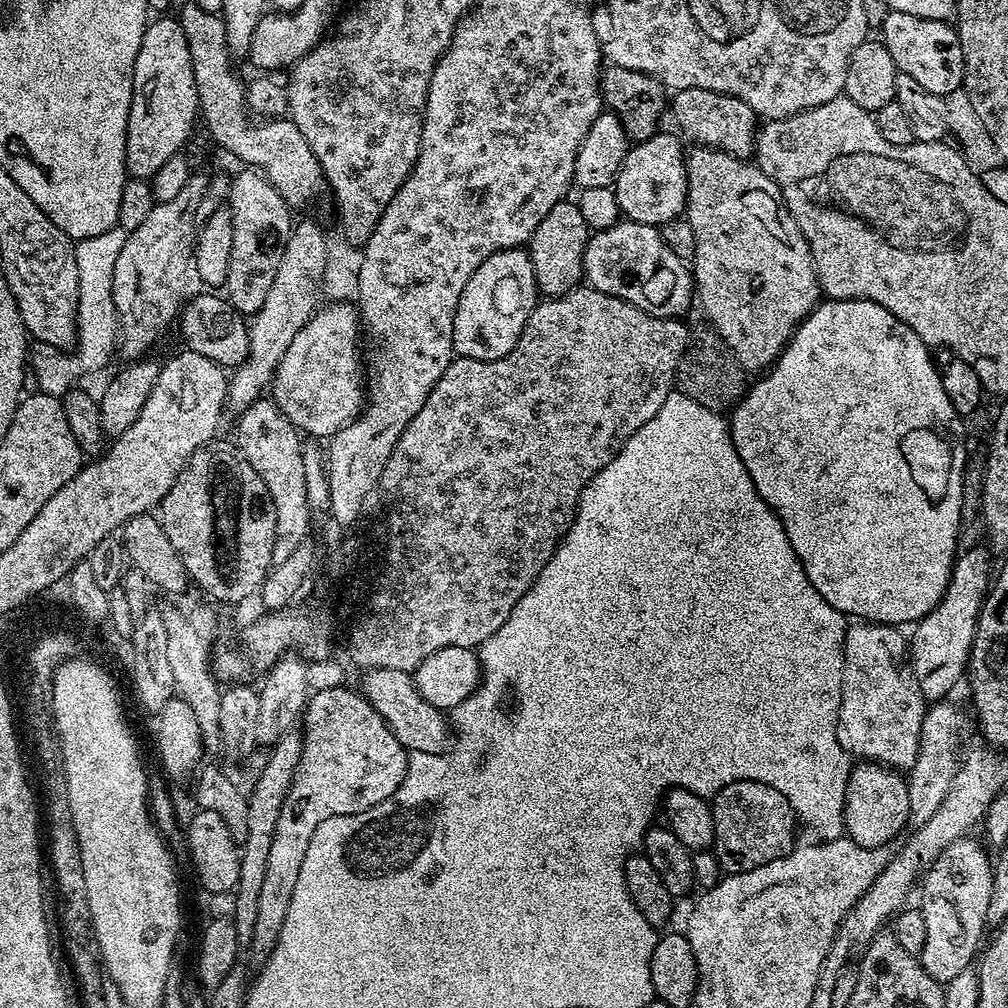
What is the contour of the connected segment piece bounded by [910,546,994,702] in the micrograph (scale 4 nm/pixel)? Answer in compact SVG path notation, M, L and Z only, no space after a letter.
M981 546L981 548L972 548L969 552L961 551L957 555L956 563L952 566L952 573L950 574L950 583L946 586L946 590L942 594L942 598L938 602L938 606L933 610L928 616L923 616L920 620L917 620L914 627L910 632L910 663L912 666L912 674L916 677L916 685L919 686L920 692L924 695L925 701L935 702L938 700L943 700L949 695L948 691L955 686L956 683L963 681L965 679L966 673L968 671L968 657L972 654L972 643L974 642L974 634L976 633L976 623L980 617L980 611L984 605L984 600L988 596L988 590L990 587L990 577L994 572L994 564L992 568L993 557L990 555L989 549L987 547Z

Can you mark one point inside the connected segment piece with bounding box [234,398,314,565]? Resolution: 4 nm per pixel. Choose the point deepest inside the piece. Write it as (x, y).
(264, 437)

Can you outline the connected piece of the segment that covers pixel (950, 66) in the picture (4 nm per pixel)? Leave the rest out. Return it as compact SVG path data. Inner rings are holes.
M890 10L878 27L878 32L886 50L890 50L890 58L894 58L896 71L910 74L910 78L915 78L921 86L930 90L930 94L946 97L962 87L964 83L962 42L949 21L914 18L914 14Z

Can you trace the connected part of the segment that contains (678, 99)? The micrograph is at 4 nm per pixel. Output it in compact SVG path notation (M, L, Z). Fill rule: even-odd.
M687 88L676 92L670 100L670 116L676 119L679 131L685 137L689 136L696 146L716 148L731 156L748 158L753 155L756 146L756 134L758 131L758 117L756 112L746 102L742 102L733 96L718 94L714 90L702 90L701 88Z

